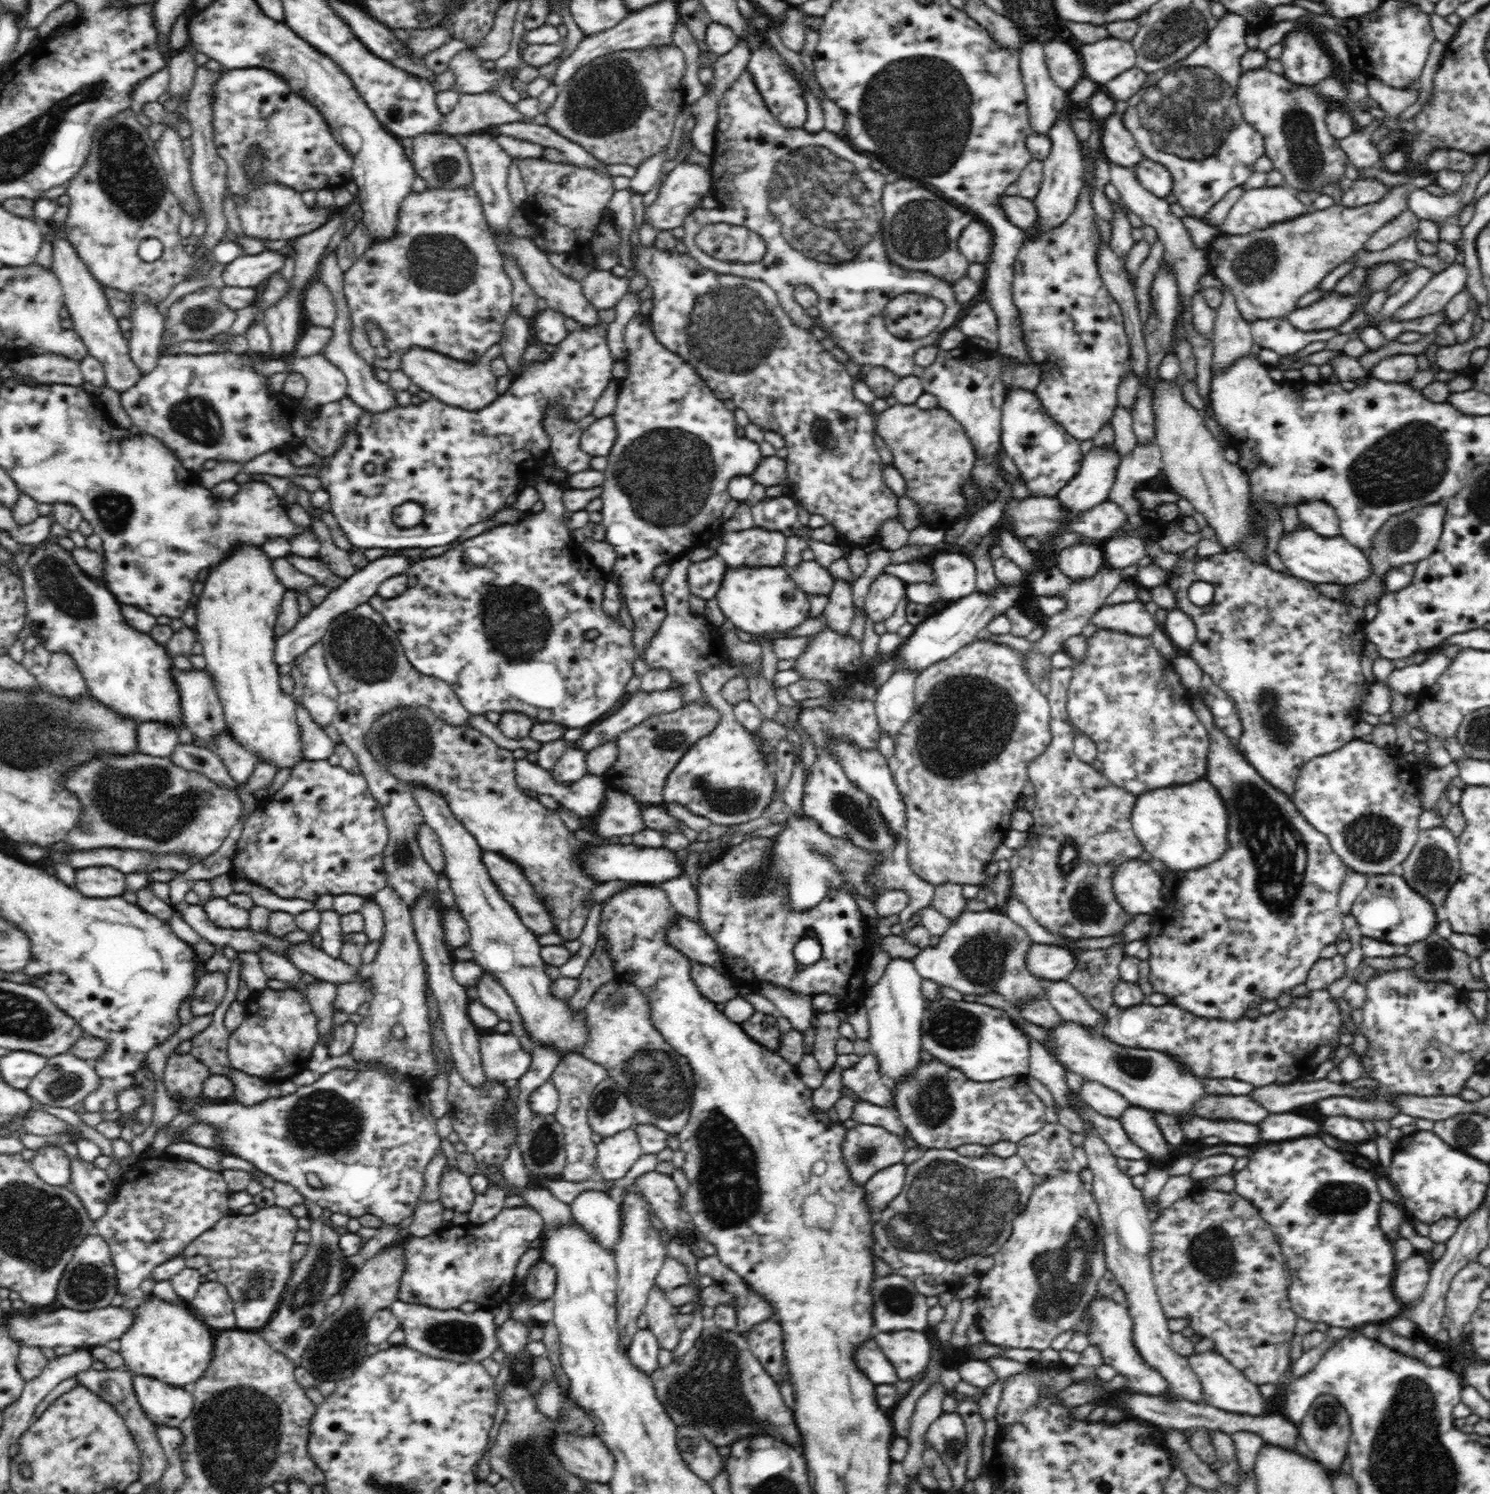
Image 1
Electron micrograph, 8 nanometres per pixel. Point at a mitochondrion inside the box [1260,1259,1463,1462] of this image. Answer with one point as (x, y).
(1327, 1416)

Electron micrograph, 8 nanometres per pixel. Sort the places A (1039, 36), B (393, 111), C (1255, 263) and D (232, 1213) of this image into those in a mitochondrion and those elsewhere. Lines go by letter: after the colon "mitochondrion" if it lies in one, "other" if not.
A: other
B: mitochondrion
C: mitochondrion
D: other

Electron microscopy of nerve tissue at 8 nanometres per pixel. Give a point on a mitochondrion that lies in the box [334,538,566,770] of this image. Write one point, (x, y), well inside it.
(517, 623)

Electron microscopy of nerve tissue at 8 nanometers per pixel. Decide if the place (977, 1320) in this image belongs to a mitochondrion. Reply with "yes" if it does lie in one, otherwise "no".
no

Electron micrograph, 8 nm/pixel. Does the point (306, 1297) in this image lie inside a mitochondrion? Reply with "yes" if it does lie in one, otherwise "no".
yes

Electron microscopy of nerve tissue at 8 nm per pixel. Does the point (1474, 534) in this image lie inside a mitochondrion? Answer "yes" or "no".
no

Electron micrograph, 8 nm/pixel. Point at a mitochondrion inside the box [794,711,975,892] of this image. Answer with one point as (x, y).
(842, 804)

